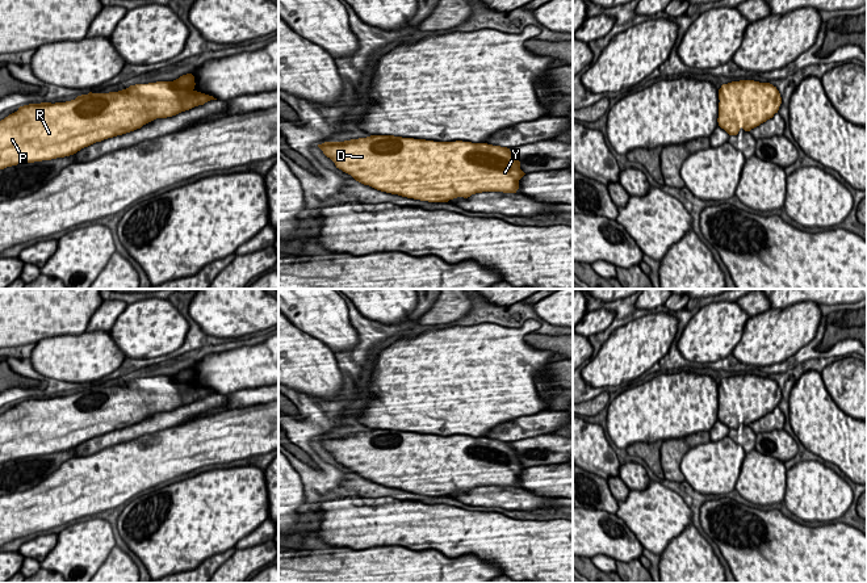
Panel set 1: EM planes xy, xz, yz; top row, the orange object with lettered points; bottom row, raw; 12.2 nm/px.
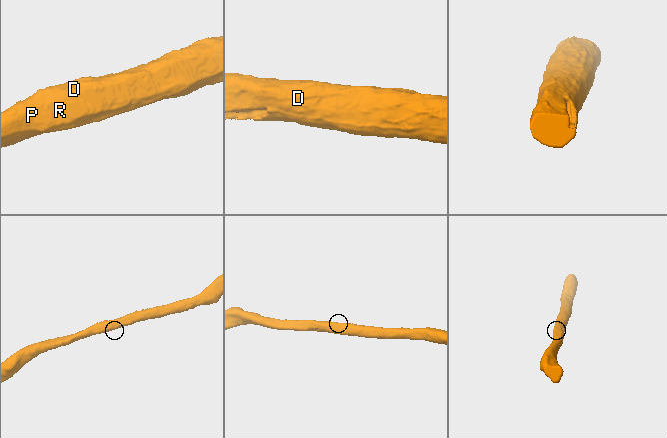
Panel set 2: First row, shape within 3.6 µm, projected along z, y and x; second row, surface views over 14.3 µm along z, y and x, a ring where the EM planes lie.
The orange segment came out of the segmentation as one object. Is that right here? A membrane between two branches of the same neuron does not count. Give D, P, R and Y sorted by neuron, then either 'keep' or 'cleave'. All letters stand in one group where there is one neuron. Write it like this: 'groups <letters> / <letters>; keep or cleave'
groups D P R Y; keep

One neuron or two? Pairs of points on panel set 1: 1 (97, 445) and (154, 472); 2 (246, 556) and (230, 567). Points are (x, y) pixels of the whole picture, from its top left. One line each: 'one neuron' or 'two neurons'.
1: two neurons
2: one neuron

